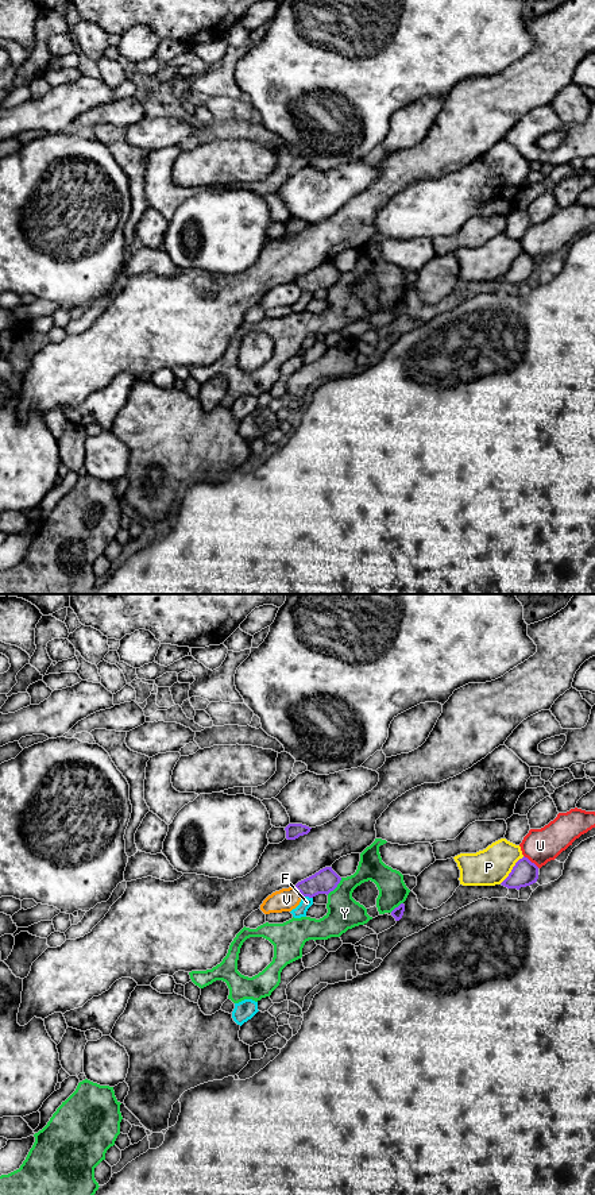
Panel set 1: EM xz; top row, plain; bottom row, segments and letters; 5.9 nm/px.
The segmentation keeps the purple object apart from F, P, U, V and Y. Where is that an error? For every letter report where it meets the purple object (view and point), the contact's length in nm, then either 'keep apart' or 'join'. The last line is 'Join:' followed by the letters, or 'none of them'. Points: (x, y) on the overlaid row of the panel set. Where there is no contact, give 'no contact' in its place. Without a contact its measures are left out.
F: contact xz (308, 895); length 70 nm; keep apart
P: contact xz (512, 870); length 220 nm; keep apart
U: contact xz (530, 862); length 120 nm; keep apart
V: contact xz (298, 890); length 80 nm; keep apart
Y: contact xz (335, 887); length 140 nm; keep apart
Join: none of them

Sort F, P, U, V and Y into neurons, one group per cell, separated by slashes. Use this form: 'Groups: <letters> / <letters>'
Groups: F / P / U / V / Y

